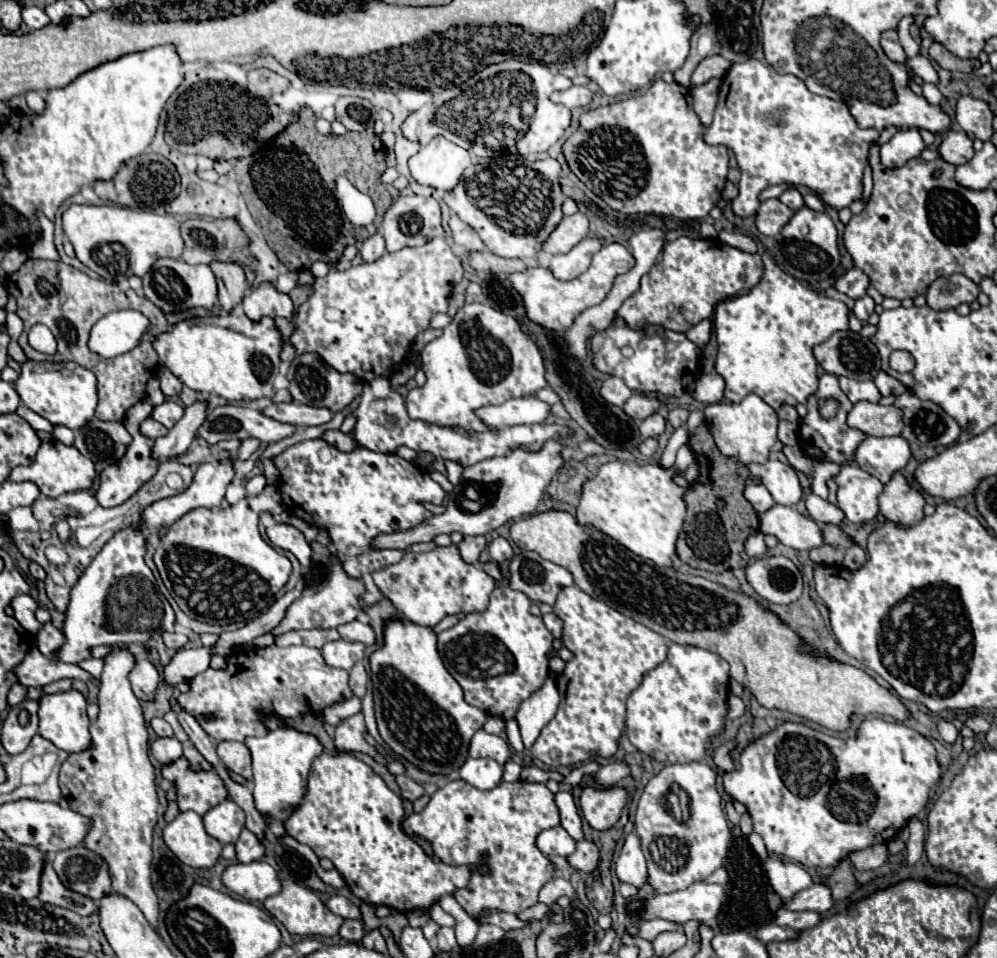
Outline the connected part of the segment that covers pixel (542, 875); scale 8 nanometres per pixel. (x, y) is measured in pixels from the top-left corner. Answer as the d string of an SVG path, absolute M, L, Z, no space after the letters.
M462 779L448 781L442 789L438 789L432 795L430 803L424 807L422 813L412 813L402 823L402 827L408 835L426 839L432 845L434 855L440 857L448 865L478 863L480 855L488 853L488 865L490 865L492 873L490 875L474 873L468 887L454 893L456 901L462 905L462 909L470 917L478 917L482 909L522 913L524 909L534 907L538 903L538 891L544 887L544 883L548 883L552 879L554 863L546 855L542 855L542 851L536 847L536 837L540 831L556 827L556 825L560 825L558 807L554 803L554 795L542 783L526 783L526 781L506 783L506 781L502 781L498 787L494 787L490 791L480 791Z

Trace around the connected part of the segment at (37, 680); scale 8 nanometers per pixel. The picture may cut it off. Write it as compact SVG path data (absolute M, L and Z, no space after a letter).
M32 647L26 653L26 659L18 667L14 667L16 681L24 687L42 687L60 679L80 679L88 681L90 675L80 669L78 665L68 665L62 661L56 661L52 657L44 657L36 647Z

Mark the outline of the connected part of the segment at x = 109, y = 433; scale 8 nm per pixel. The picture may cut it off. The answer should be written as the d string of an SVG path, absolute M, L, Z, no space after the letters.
M92 419L76 433L76 449L94 463L114 465L126 453L132 435L126 431L124 423Z

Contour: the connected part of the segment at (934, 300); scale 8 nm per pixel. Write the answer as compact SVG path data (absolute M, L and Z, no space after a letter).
M954 273L948 277L936 279L928 287L926 299L932 309L942 311L942 309L956 307L960 303L972 303L976 301L978 293L980 293L980 287L972 279L968 279L962 273Z

